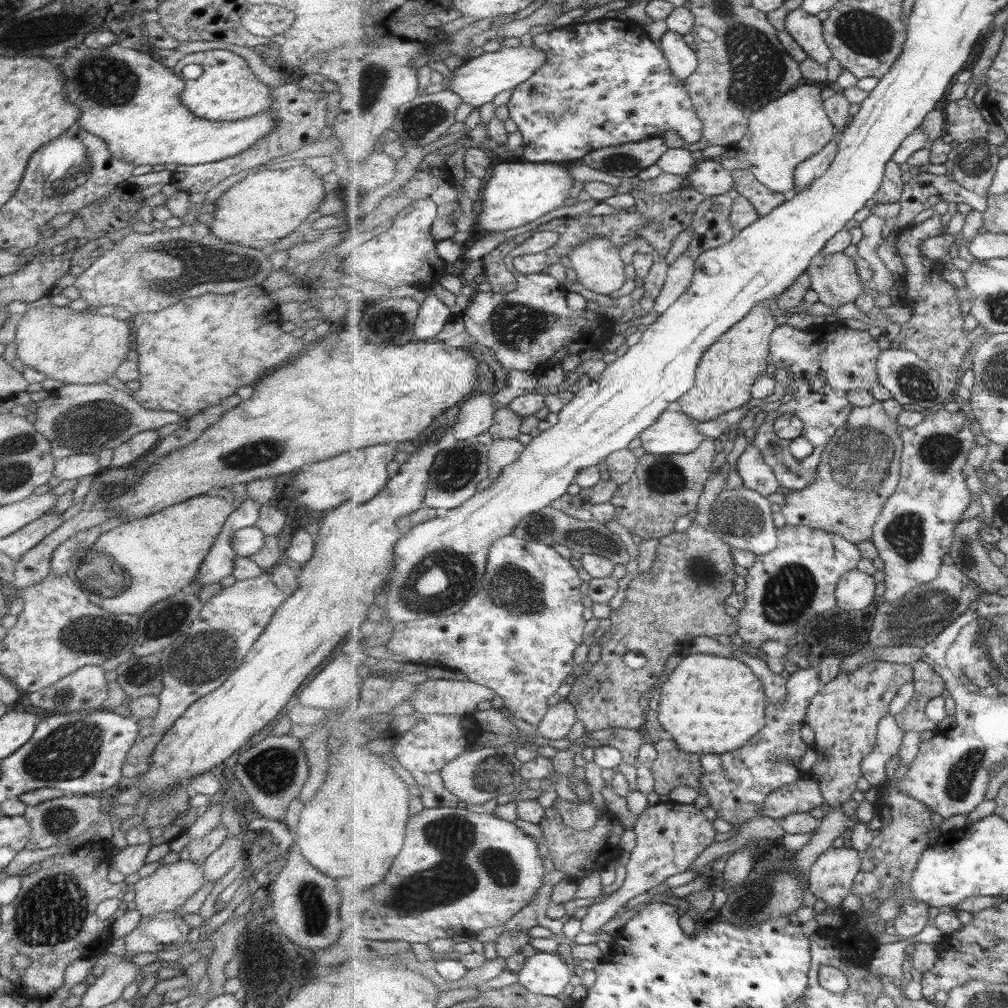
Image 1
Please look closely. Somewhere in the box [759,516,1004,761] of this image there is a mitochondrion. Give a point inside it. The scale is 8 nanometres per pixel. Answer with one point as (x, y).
(921, 617)

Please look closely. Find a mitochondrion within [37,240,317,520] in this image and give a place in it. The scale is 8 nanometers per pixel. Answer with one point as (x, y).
(72, 430)

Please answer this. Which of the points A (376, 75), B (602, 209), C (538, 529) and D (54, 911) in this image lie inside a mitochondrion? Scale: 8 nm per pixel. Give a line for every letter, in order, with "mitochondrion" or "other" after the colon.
A: mitochondrion
B: other
C: mitochondrion
D: mitochondrion

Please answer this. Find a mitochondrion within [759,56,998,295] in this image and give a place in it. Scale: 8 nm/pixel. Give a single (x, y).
(975, 161)

